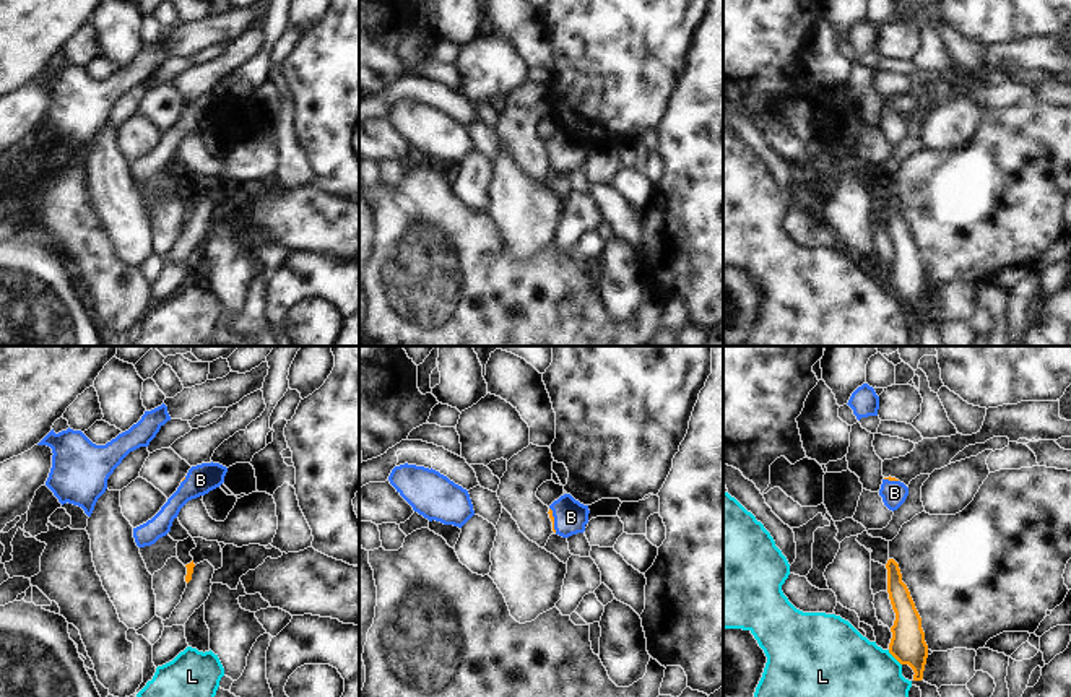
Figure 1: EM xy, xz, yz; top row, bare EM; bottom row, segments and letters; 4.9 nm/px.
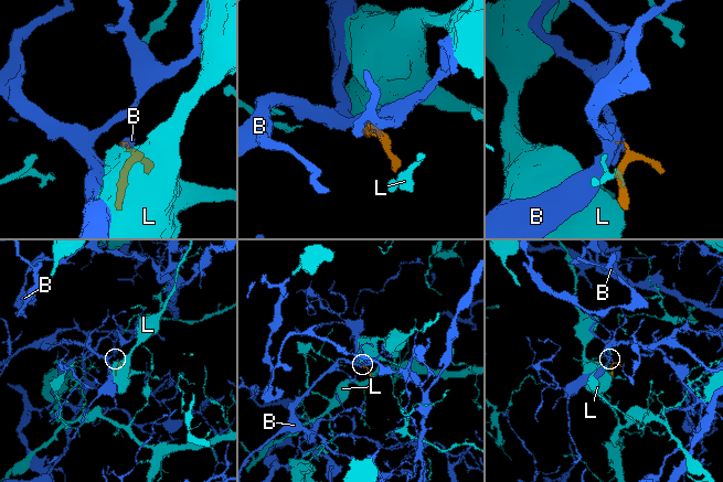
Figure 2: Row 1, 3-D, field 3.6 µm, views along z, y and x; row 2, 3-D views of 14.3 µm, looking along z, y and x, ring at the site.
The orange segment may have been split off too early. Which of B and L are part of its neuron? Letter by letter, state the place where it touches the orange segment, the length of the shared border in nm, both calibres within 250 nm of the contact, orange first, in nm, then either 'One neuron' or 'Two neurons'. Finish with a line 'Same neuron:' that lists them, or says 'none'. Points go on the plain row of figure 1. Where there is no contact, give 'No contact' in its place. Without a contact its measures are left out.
B: Touches orange at xz (553, 156). Shared border 130 nm. Thickness 20 nm (orange) against 160 nm. One neuron
L: Touches orange at yz (894, 293). Shared border 100 nm. Thickness 180 nm (orange) against 480 nm. Two neurons
Same neuron: B.

